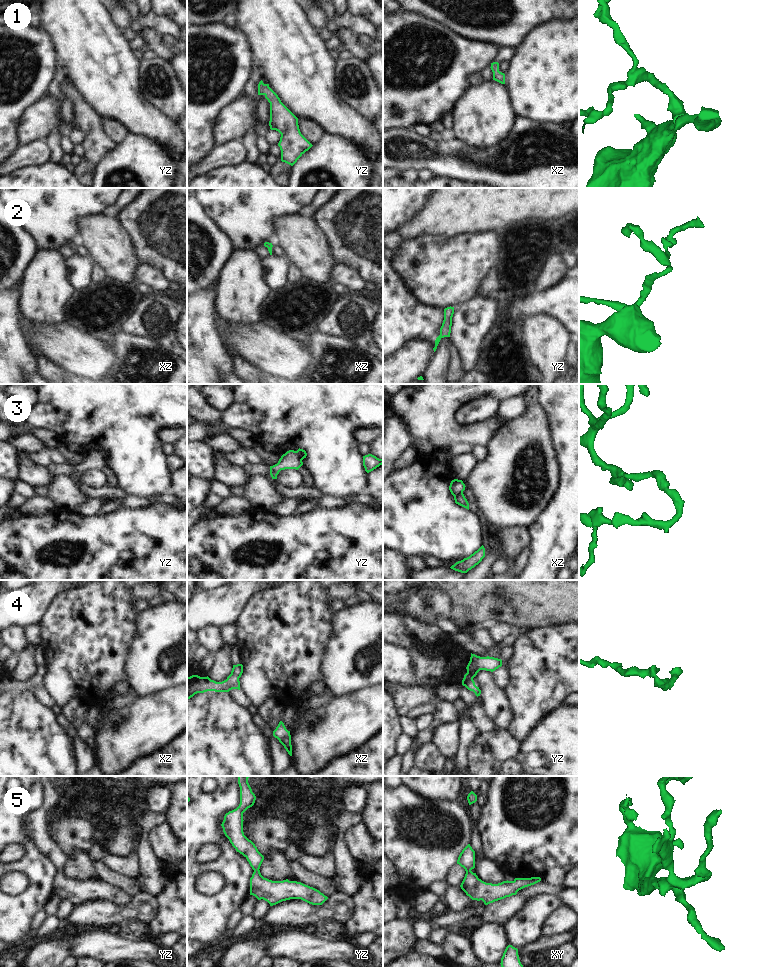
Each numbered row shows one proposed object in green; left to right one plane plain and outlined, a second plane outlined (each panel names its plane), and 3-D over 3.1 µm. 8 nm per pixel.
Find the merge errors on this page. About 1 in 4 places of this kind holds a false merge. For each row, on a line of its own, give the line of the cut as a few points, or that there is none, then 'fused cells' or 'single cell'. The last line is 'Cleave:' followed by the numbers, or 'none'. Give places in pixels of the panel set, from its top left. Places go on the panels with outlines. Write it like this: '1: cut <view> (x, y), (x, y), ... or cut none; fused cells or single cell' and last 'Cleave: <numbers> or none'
1: cut none; single cell
2: cut none; single cell
3: cut yz (295, 451), (301, 460); fused cells
4: cut yz (467, 671), (472, 678); fused cells
5: cut none; single cell
Cleave: 3, 4

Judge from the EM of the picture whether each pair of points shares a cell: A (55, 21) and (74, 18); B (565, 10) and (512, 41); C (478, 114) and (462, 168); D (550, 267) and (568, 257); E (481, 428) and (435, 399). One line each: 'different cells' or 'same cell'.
A: same cell
B: same cell
C: different cells
D: different cells
E: same cell

